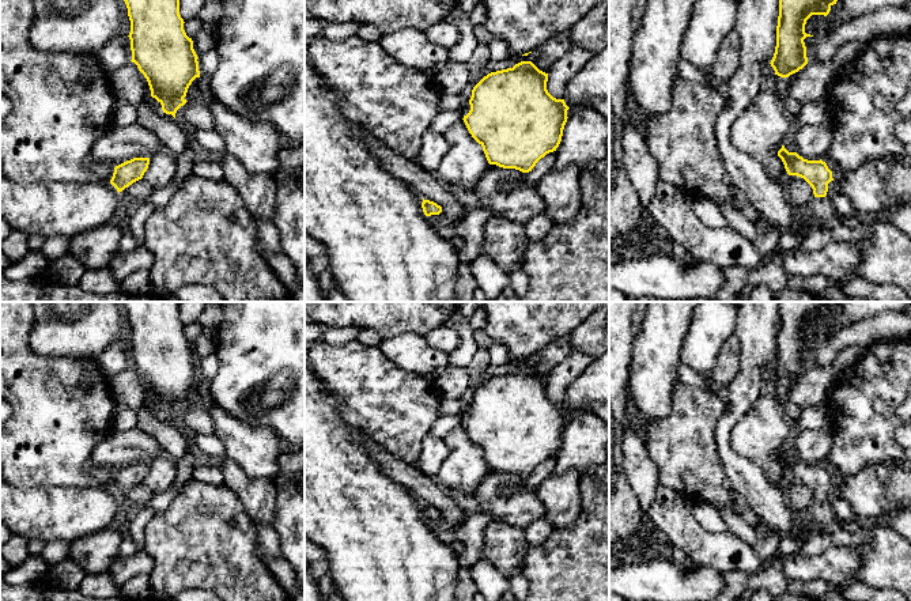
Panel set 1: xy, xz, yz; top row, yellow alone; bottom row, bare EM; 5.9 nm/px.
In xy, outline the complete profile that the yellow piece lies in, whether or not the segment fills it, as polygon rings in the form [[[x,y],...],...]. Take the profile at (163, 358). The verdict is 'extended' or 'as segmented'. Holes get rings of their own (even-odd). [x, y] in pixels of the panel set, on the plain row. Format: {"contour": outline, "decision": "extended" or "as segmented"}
{"contour": [[[122,302],[131,325],[132,367],[148,386],[151,401],[175,423],[189,390],[200,382],[193,345],[184,334],[179,302]]], "decision": "as segmented"}

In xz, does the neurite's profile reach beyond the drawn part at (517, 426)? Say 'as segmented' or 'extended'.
as segmented

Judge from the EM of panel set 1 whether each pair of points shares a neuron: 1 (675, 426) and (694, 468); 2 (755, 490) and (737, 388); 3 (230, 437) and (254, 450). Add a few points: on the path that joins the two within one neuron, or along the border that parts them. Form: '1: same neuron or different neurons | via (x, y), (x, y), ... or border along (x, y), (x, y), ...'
1: same neuron | via (684, 437), (684, 453), (687, 457)
2: same neuron | via (733, 464), (724, 446), (724, 426), (733, 414)
3: same neuron | via (235, 437), (249, 446)

